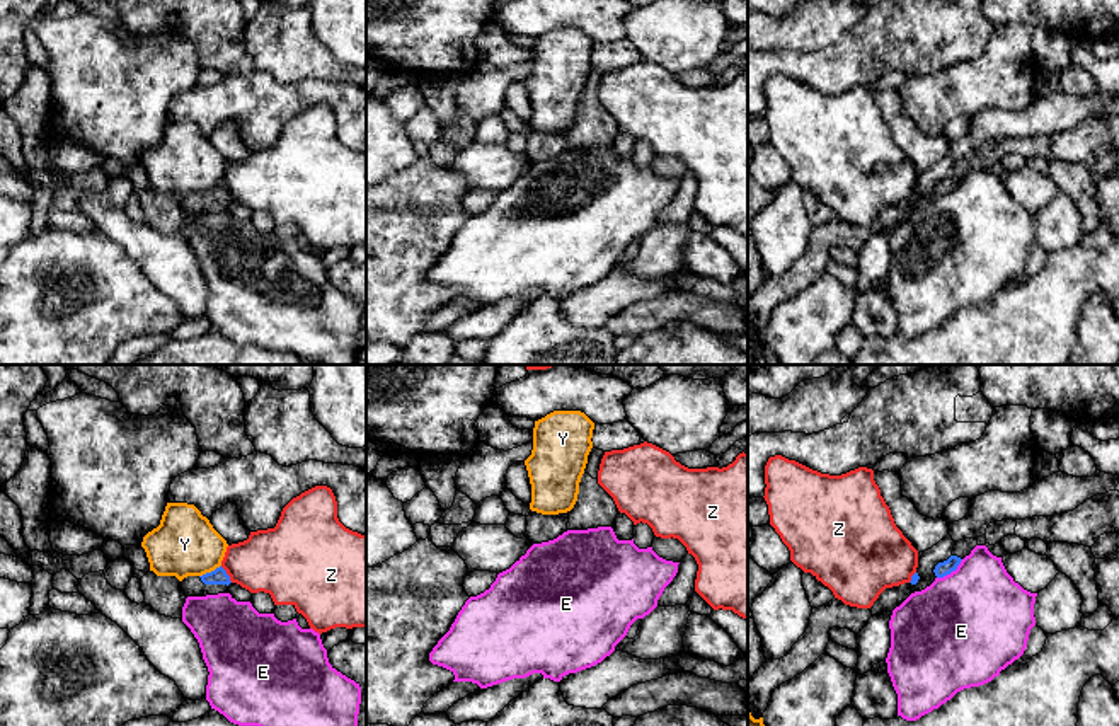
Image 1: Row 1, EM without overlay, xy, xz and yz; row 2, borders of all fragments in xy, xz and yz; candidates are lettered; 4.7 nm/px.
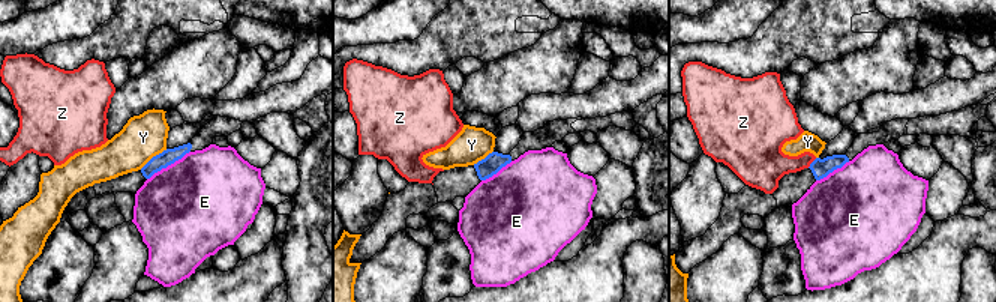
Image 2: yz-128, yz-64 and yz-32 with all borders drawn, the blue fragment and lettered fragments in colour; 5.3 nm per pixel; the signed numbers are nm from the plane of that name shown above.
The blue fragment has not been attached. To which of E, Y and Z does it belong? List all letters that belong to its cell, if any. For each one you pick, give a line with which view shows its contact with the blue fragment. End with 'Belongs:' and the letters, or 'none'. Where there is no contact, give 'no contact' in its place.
Belongs: none

